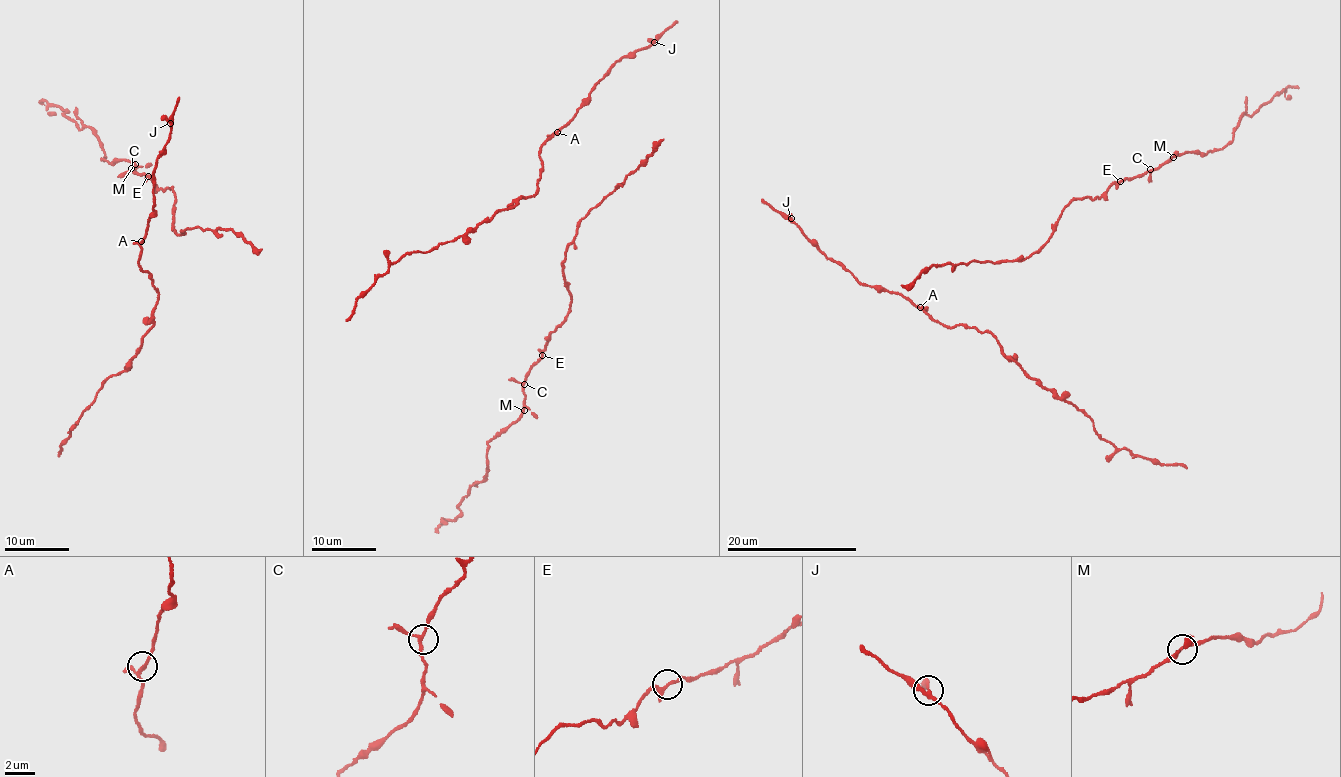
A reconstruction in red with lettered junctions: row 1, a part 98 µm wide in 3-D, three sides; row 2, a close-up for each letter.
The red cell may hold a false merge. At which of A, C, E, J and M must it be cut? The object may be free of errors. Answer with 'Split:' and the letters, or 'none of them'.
Split: none of them

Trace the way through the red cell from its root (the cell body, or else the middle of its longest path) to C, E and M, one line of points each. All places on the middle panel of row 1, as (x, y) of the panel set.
C: (564, 261), (563, 275), (569, 284), (572, 303), (564, 321), (550, 332), (541, 357), (533, 364), (524, 384)
E: (564, 261), (563, 275), (569, 284), (572, 303), (564, 321), (550, 332), (542, 355)
M: (564, 261), (572, 303), (527, 375), (523, 386), (524, 410)

